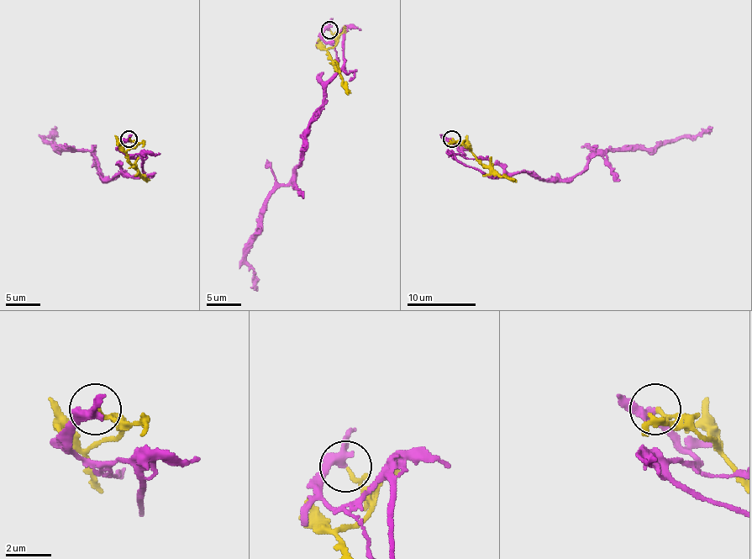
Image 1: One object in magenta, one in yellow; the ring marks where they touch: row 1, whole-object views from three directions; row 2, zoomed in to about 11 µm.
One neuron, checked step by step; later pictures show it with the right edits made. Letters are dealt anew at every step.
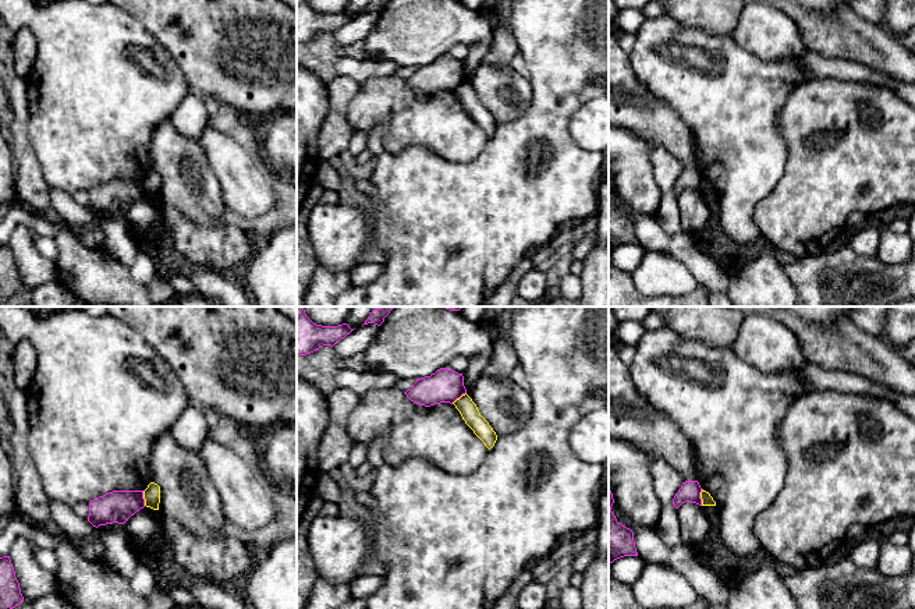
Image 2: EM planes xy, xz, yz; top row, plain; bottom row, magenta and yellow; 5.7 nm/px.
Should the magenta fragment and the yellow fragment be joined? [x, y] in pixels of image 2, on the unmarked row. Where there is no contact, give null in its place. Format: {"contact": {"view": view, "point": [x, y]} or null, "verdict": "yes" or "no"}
{"contact": {"view": "yz", "point": [699, 186]}, "verdict": "no"}

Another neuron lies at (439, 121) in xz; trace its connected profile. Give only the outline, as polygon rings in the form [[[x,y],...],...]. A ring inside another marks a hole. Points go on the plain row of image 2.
[[[394,75],[372,78],[359,85],[350,100],[347,120],[354,131],[363,131],[368,135],[372,128],[382,125],[384,128],[383,148],[391,155],[409,146],[426,146],[448,162],[467,163],[482,152],[489,139],[454,92],[419,93],[411,89],[405,79]]]

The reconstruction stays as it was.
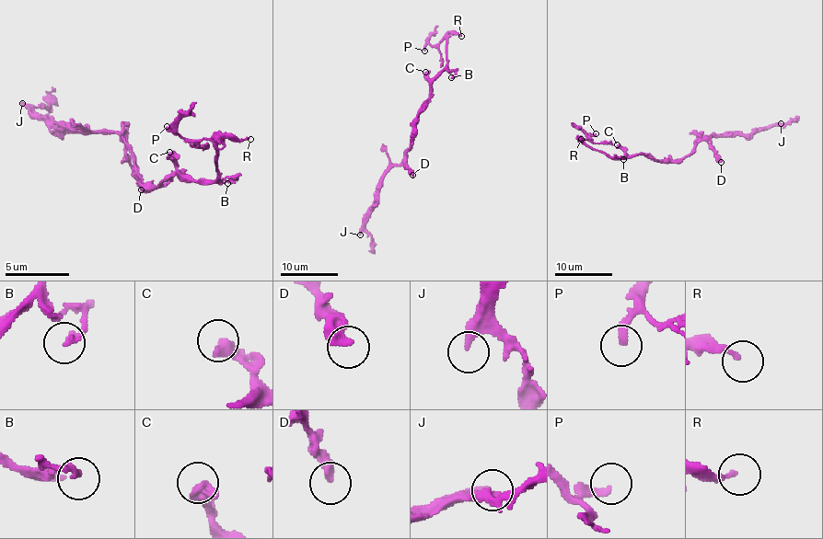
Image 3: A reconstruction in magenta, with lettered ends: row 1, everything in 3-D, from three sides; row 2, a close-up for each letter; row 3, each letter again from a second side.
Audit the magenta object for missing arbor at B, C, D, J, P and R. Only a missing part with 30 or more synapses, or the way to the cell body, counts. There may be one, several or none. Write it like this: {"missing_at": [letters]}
{"missing_at": ["J"]}

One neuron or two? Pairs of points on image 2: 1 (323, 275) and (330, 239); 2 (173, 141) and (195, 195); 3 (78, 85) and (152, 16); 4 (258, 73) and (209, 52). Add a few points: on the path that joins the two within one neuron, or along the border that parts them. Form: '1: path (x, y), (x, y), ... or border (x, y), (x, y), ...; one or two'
1: border (318, 264), (330, 271), (347, 273); two
2: path (174, 155), (181, 162), (187, 181); one
3: border (128, 14), (165, 48); two
4: path (245, 60), (237, 52), (222, 52); one

